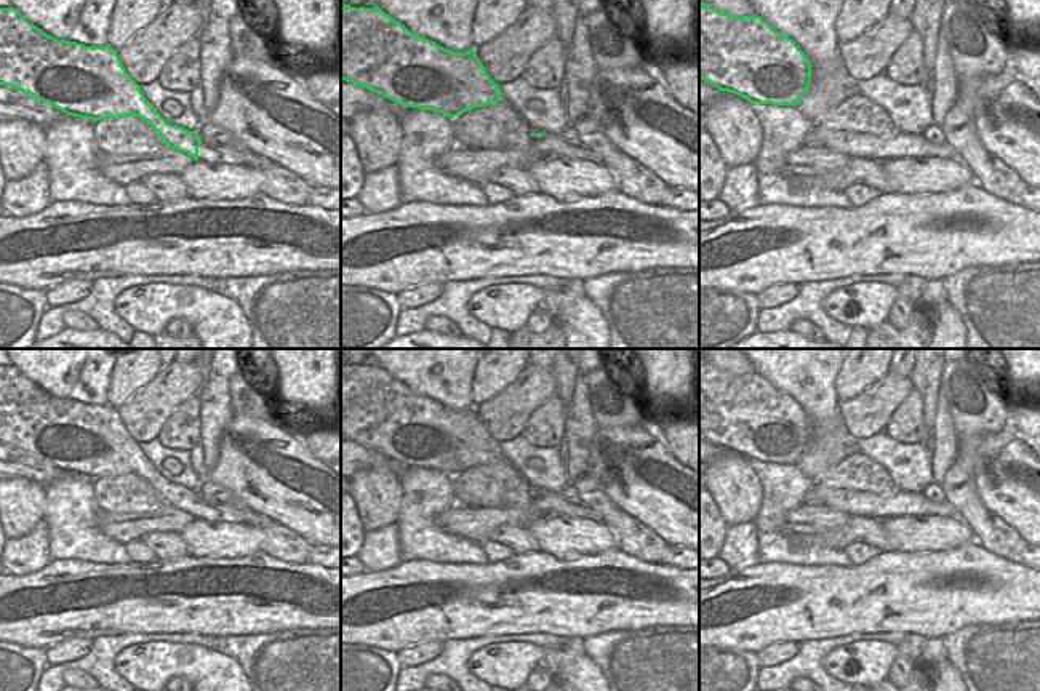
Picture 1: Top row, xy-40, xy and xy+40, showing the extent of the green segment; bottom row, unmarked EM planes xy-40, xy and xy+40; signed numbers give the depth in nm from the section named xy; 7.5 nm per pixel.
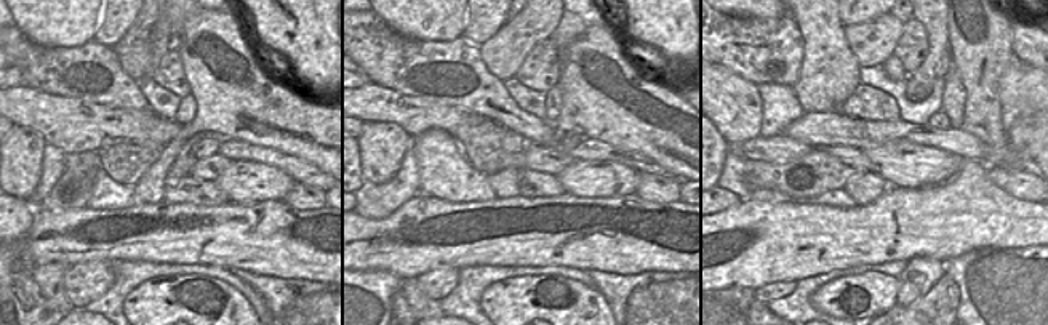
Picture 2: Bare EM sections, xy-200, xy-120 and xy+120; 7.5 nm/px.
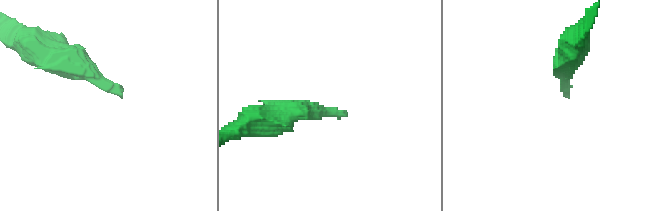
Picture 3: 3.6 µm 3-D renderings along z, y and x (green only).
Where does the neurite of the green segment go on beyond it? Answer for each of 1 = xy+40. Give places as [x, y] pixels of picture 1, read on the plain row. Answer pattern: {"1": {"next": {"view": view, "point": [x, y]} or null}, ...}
{"1": {"next": null}}

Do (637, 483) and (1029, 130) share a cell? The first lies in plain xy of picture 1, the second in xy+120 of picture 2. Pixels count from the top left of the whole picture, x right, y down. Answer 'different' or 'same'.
same

